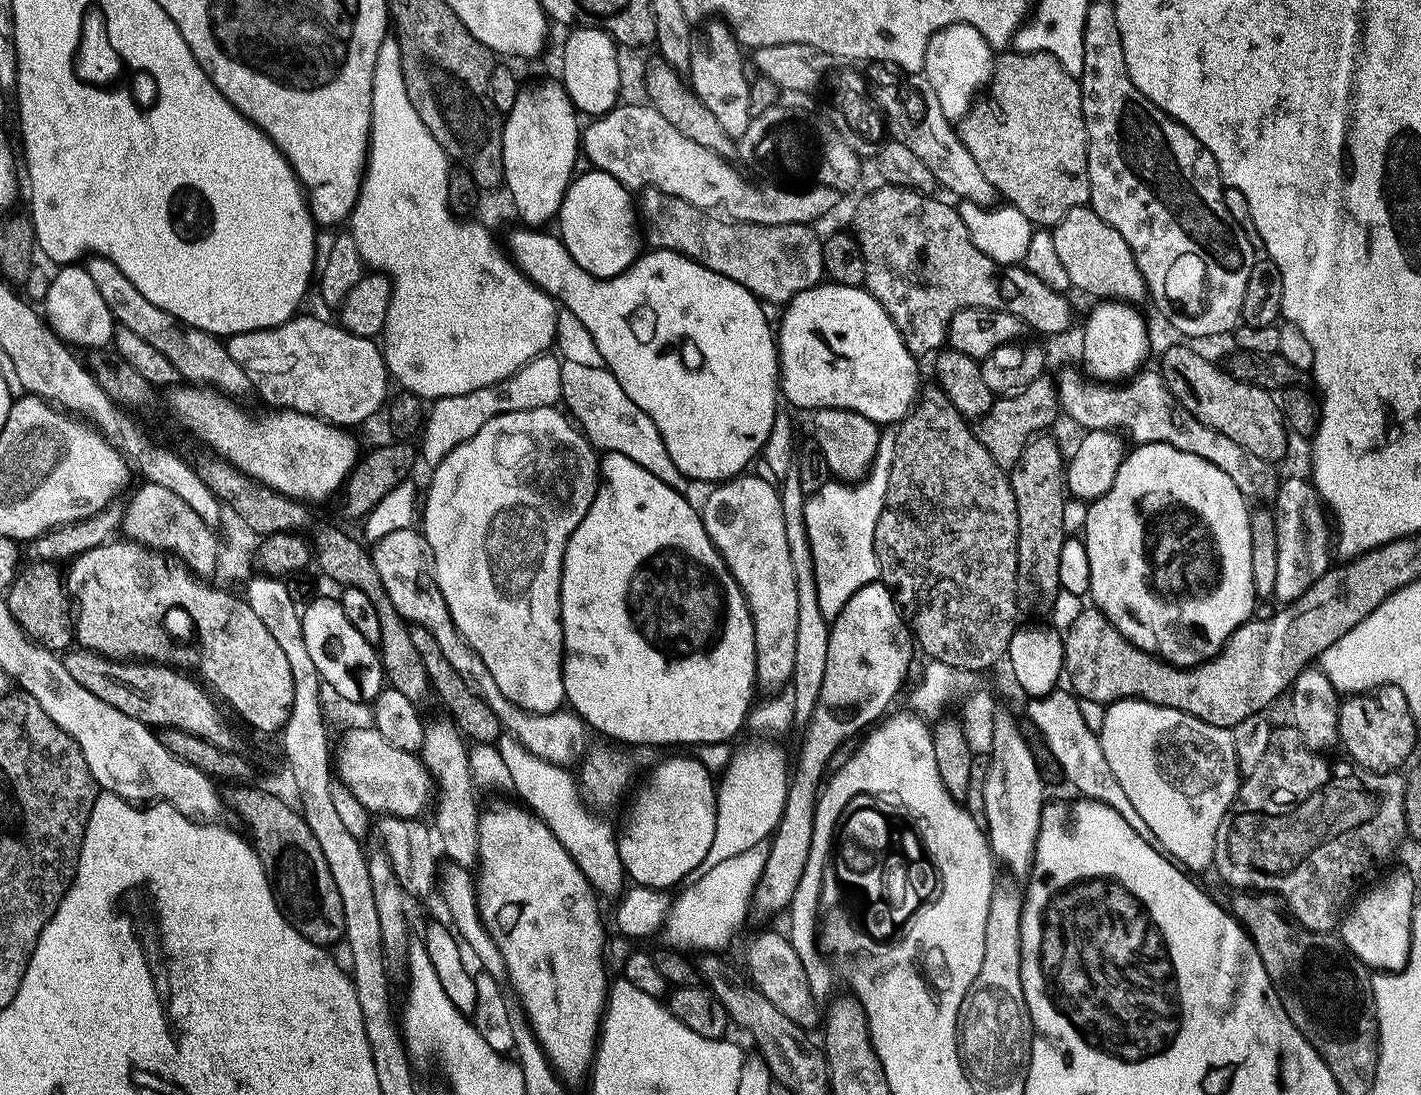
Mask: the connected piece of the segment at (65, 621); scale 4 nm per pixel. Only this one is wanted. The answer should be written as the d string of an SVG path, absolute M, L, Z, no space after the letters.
M39 561L32 565L34 566L26 566L21 571L7 592L9 609L17 624L35 644L57 654L67 653L76 639L74 620L71 616L72 602L67 593L63 571L60 572L61 567L54 562Z

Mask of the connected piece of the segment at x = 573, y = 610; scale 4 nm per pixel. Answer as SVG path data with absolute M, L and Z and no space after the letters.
M609 452L602 460L602 483L599 485L596 500L592 503L592 508L589 510L587 518L582 522L582 526L578 526L578 530L574 530L564 555L564 569L562 570L562 584L560 586L560 621L564 623L564 695L571 711L579 716L593 733L594 731L601 732L602 735L609 736L610 739L617 740L620 744L628 744L627 746L651 744L661 750L667 750L671 744L692 744L691 746L727 744L734 741L733 739L740 731L745 731L746 725L749 723L749 713L754 707L752 688L757 687L756 635L754 634L752 615L738 582L732 576L732 572L726 566L724 559L720 557L720 552L714 546L714 542L706 534L703 515L698 511L697 505L695 508L684 495L683 491L676 491L666 482L659 481L658 478L650 474L650 471L643 469L637 462L631 461L630 458L624 457L620 453Z

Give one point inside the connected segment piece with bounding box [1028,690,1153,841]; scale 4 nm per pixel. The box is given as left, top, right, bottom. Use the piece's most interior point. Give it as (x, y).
(1058, 717)

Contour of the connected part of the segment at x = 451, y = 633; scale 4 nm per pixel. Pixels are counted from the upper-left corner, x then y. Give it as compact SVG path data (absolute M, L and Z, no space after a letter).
M415 527L398 530L397 533L376 542L370 555L374 566L378 568L379 577L382 578L382 586L386 586L386 594L394 604L394 610L409 625L430 630L430 634L438 638L438 647L446 656L446 662L450 662L454 670L463 673L466 668L464 660L475 661L477 655L474 649L460 637L458 626L454 626L454 620L446 606L446 598L442 598L440 587L436 584L434 550L423 531Z

